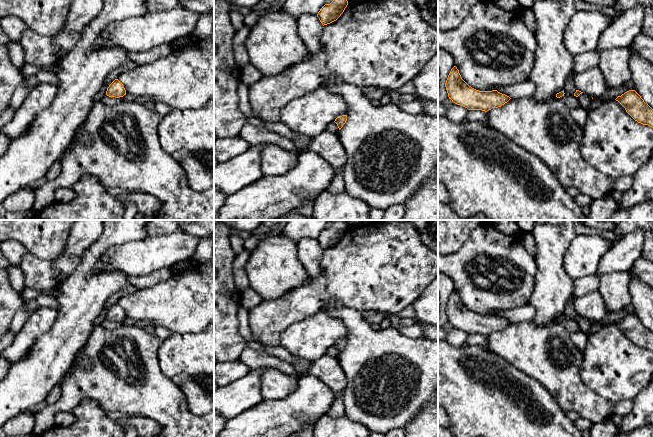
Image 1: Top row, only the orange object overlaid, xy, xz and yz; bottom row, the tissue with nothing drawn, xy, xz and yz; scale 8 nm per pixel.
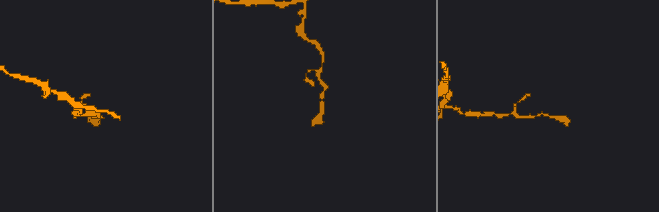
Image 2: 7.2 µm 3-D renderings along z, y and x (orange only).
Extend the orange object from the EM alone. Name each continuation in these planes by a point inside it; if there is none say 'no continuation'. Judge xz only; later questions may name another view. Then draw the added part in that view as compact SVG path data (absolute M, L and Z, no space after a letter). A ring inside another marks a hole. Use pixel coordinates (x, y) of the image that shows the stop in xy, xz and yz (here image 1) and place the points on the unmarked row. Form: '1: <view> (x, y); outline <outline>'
no continuation

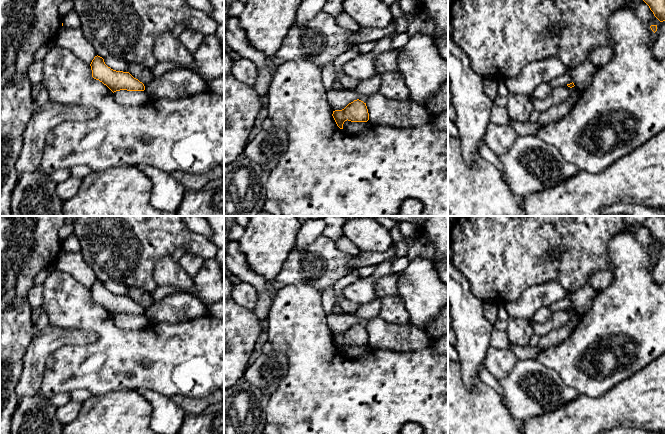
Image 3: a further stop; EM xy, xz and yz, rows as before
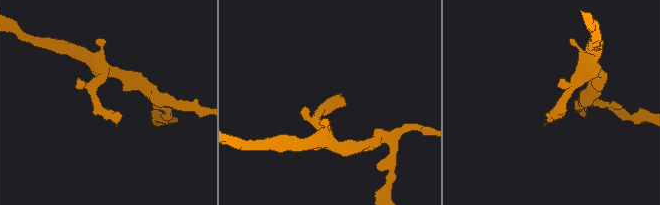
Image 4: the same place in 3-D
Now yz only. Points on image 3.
no continuation

